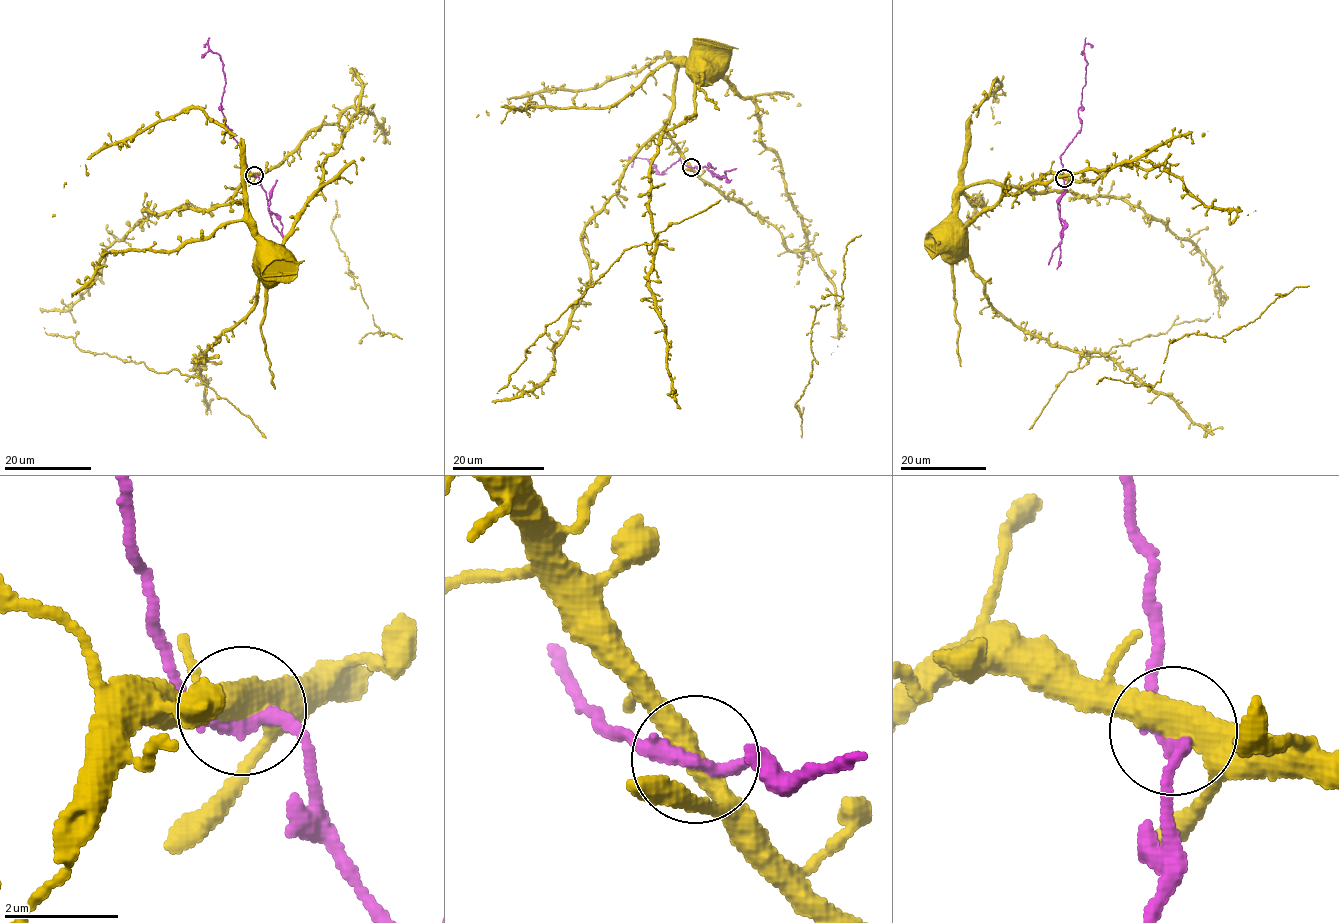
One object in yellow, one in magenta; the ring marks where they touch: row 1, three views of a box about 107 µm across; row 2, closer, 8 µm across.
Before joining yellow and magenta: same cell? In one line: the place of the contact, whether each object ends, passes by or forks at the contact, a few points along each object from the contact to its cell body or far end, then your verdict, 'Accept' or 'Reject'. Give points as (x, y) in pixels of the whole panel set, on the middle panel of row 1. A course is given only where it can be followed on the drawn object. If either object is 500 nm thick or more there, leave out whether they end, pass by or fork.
Place: (691, 167). At the ring yellow passes by. At the ring magenta passes by. Course of yellow: (691, 166), (667, 128), (676, 66), (698, 52), (700, 55). Course of magenta: (691, 167), (679, 158), (659, 174), (653, 169), (655, 164), (636, 157), (631, 167). Reject

